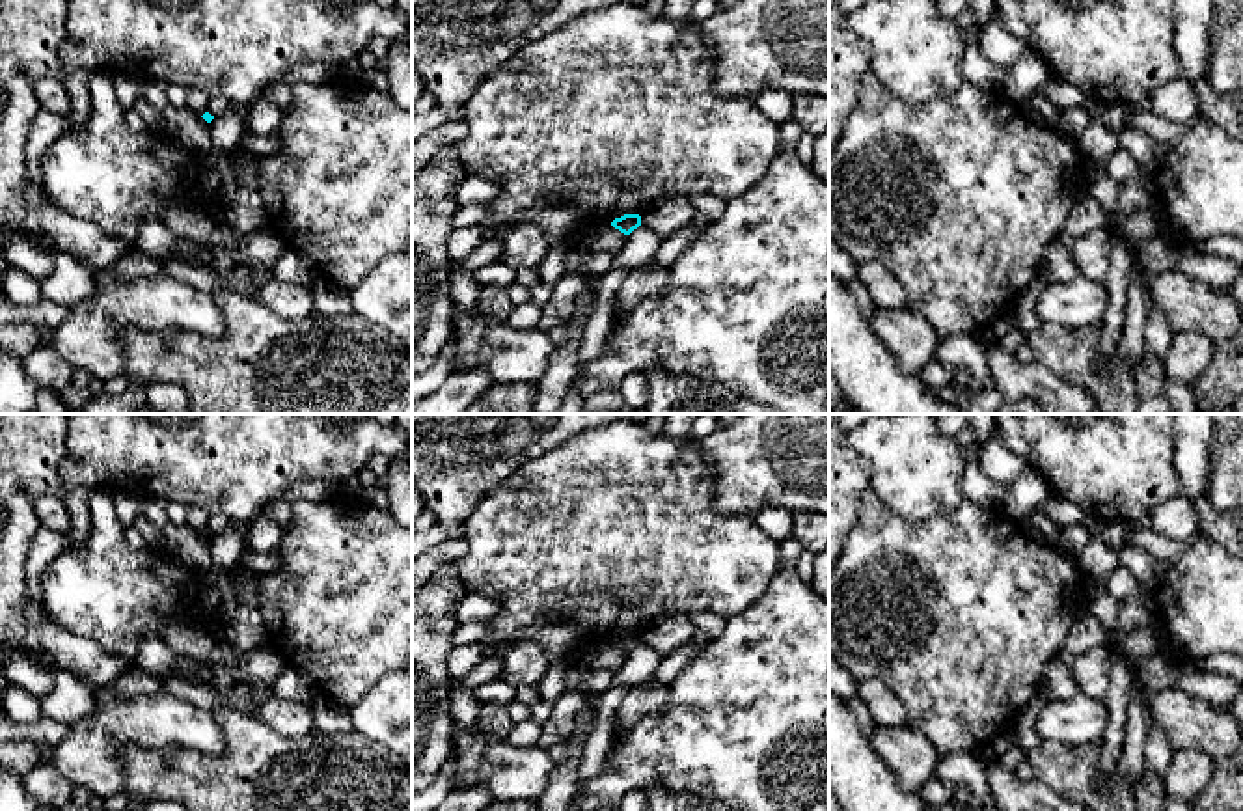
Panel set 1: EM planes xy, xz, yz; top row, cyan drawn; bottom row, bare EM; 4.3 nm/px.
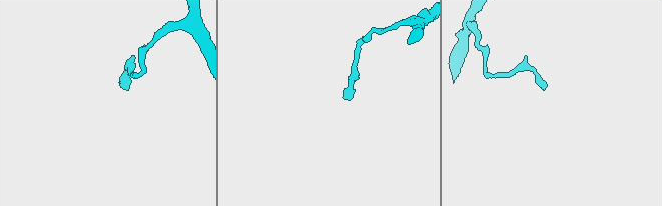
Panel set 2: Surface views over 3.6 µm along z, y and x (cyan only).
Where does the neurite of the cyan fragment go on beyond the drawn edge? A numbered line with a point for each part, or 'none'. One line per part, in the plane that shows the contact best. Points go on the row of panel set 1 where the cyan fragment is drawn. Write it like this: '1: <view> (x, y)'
none

